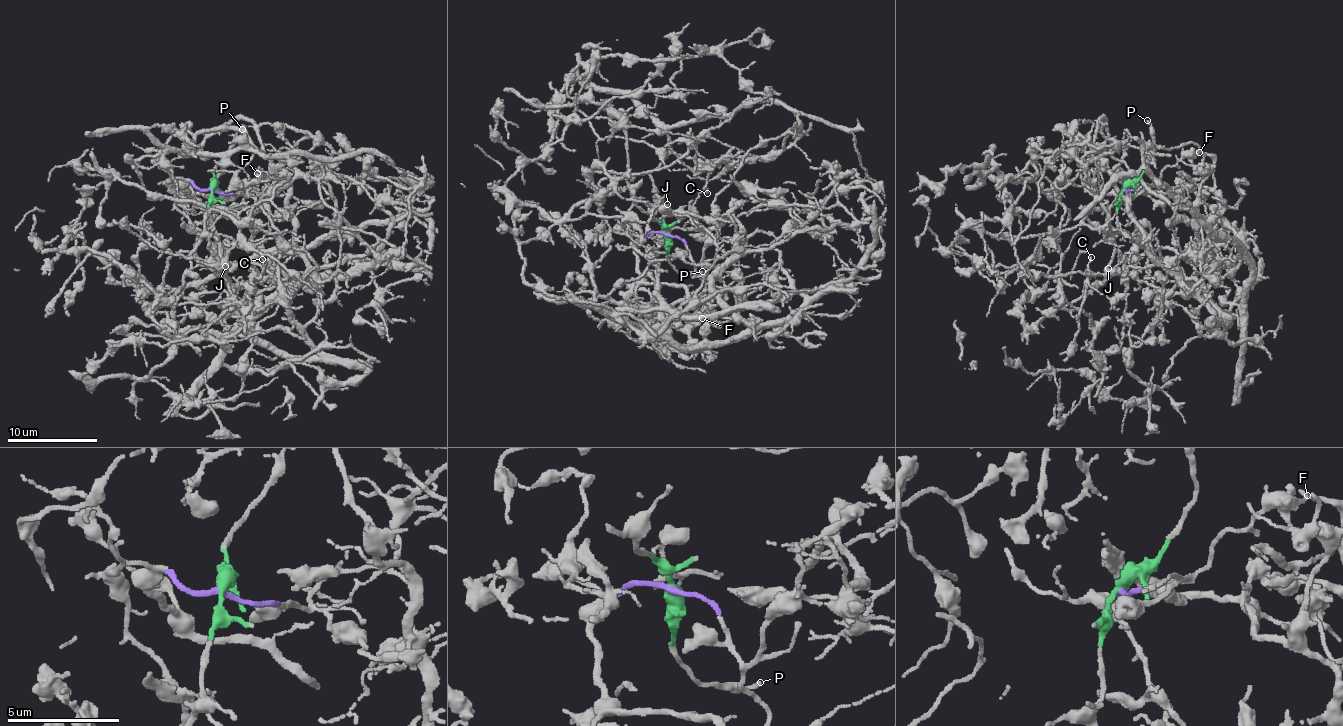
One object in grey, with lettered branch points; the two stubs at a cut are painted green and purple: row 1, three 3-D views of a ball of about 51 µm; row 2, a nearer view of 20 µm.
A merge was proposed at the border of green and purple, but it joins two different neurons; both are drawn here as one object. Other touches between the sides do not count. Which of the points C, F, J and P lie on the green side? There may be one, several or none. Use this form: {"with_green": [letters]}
{"with_green": ["J", "P"]}

